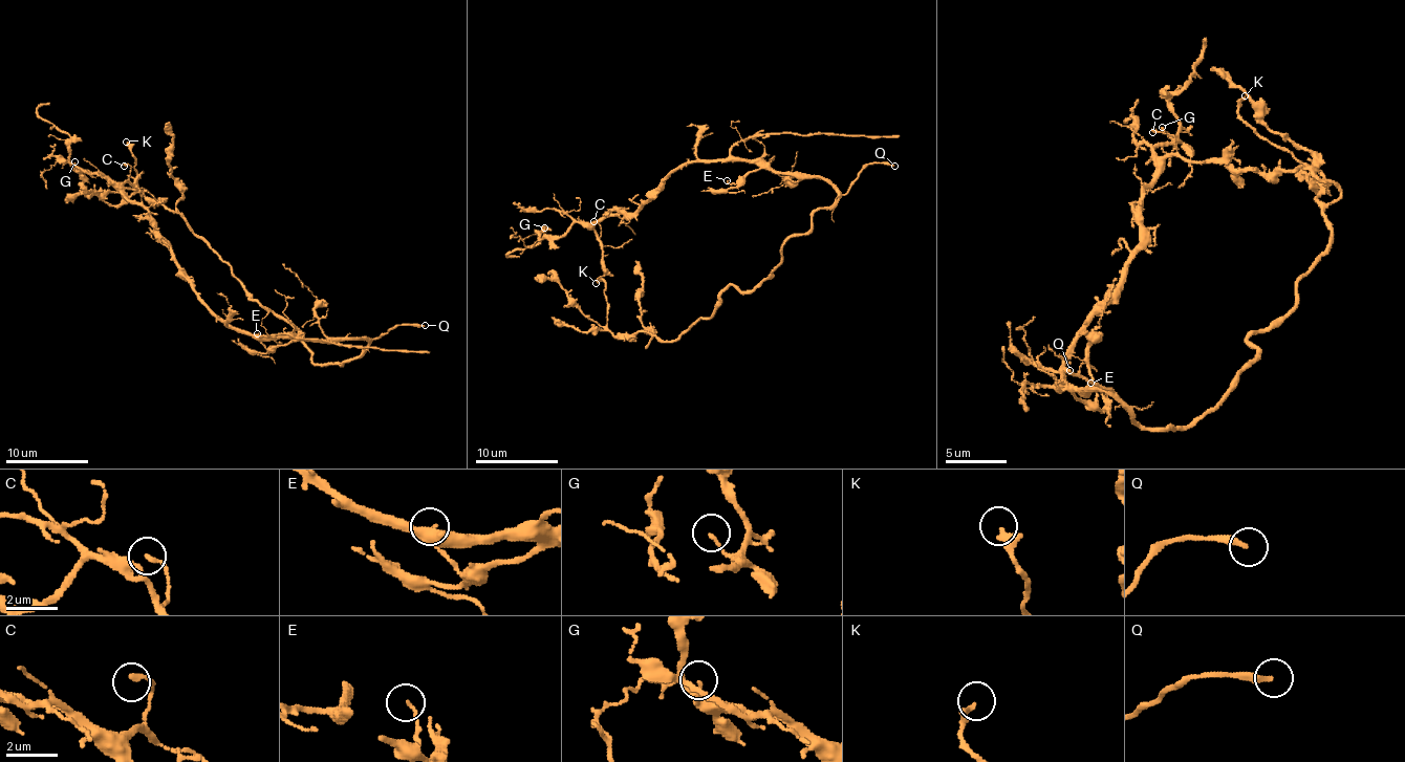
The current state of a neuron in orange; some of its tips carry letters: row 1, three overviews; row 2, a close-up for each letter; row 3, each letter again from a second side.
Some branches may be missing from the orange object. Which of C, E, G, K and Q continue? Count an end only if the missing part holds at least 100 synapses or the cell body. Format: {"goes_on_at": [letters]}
{"goes_on_at": ["Q"]}

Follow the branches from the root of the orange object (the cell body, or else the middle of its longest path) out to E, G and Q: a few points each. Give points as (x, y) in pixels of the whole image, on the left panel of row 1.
E: (362, 340), (296, 340), (267, 348), (257, 333)
G: (362, 340), (289, 340), (232, 329), (185, 276), (155, 220), (104, 174), (79, 172), (74, 161)
Q: (362, 340), (374, 340), (397, 325), (425, 325)

